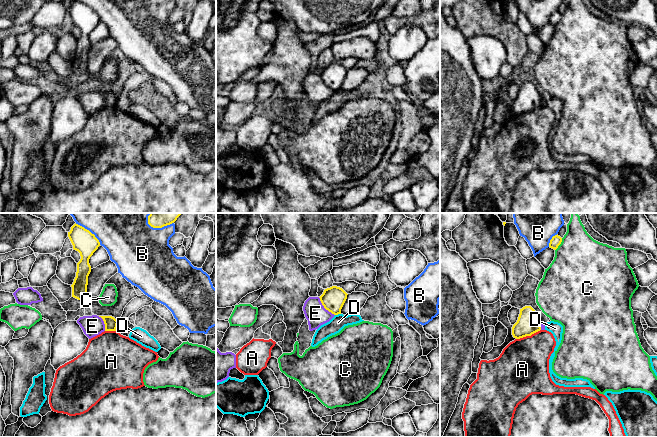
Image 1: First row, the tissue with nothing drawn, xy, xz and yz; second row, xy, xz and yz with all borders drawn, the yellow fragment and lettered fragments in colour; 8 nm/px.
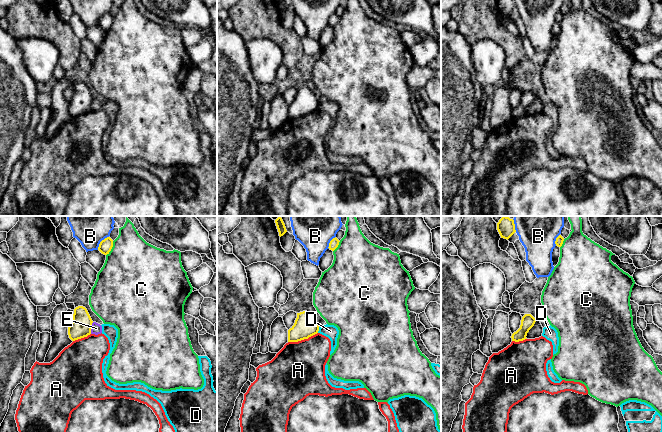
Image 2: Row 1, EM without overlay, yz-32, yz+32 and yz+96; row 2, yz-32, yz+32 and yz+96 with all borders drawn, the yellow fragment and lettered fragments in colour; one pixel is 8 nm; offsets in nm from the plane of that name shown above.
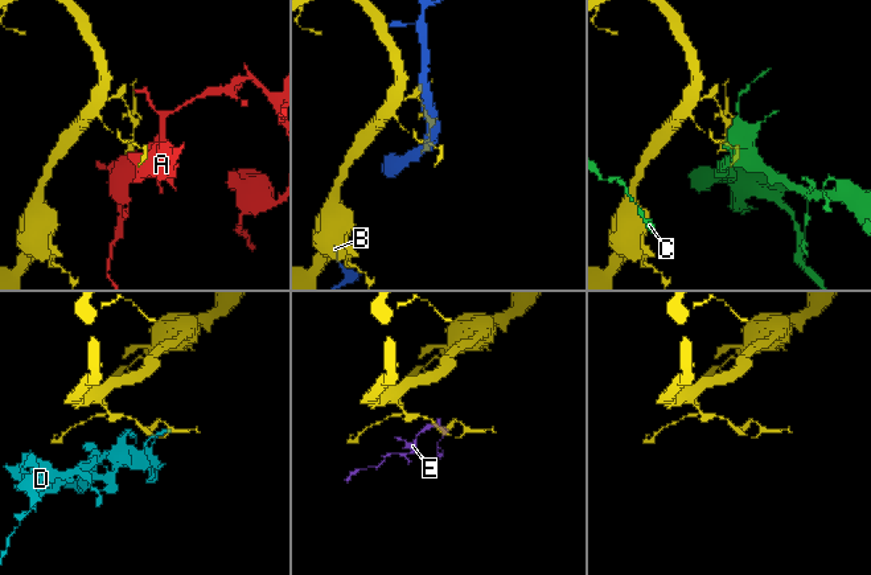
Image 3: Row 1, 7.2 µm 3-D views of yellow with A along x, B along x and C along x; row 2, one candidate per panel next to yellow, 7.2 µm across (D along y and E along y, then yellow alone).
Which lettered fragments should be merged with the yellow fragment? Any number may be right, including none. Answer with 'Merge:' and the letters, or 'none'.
Merge: none

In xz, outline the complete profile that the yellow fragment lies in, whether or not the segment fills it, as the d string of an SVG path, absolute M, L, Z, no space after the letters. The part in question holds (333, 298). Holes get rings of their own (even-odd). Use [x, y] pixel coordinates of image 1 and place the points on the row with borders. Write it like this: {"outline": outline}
{"outline": "M332 286L324 290L319 297L326 310L334 315L341 314L341 309L347 299L347 293L340 287Z"}

